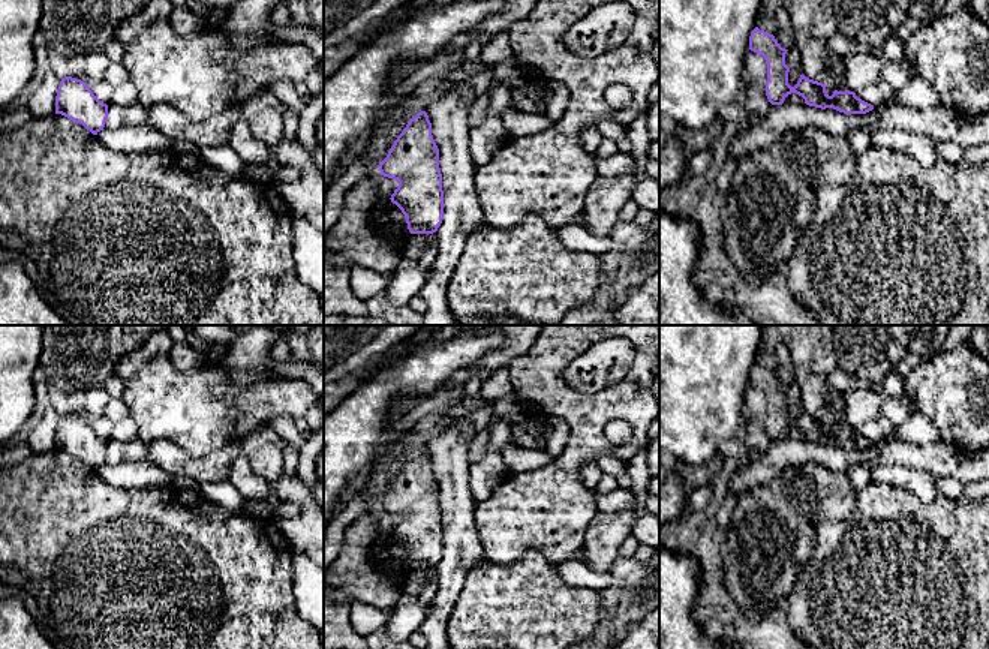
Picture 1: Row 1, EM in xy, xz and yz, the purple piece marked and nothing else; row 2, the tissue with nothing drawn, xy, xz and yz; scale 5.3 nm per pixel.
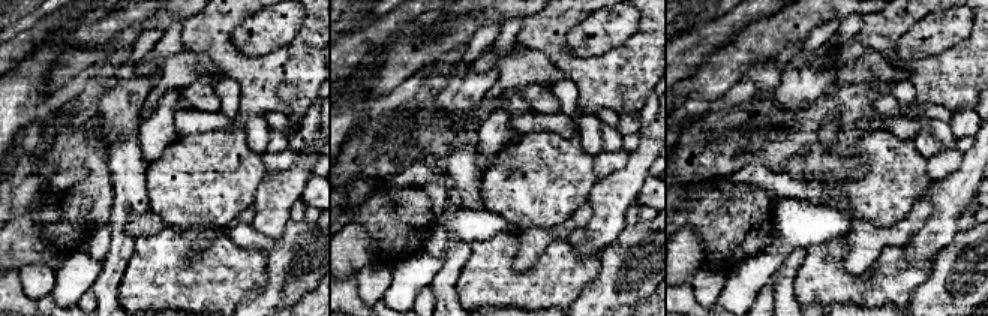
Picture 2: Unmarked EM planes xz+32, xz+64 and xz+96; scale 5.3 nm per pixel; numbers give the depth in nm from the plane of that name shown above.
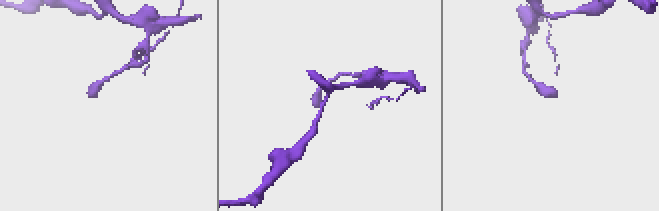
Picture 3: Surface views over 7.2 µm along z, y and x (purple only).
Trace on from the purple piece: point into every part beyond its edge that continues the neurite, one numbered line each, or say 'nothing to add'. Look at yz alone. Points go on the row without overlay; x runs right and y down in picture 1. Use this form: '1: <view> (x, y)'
nothing to add

